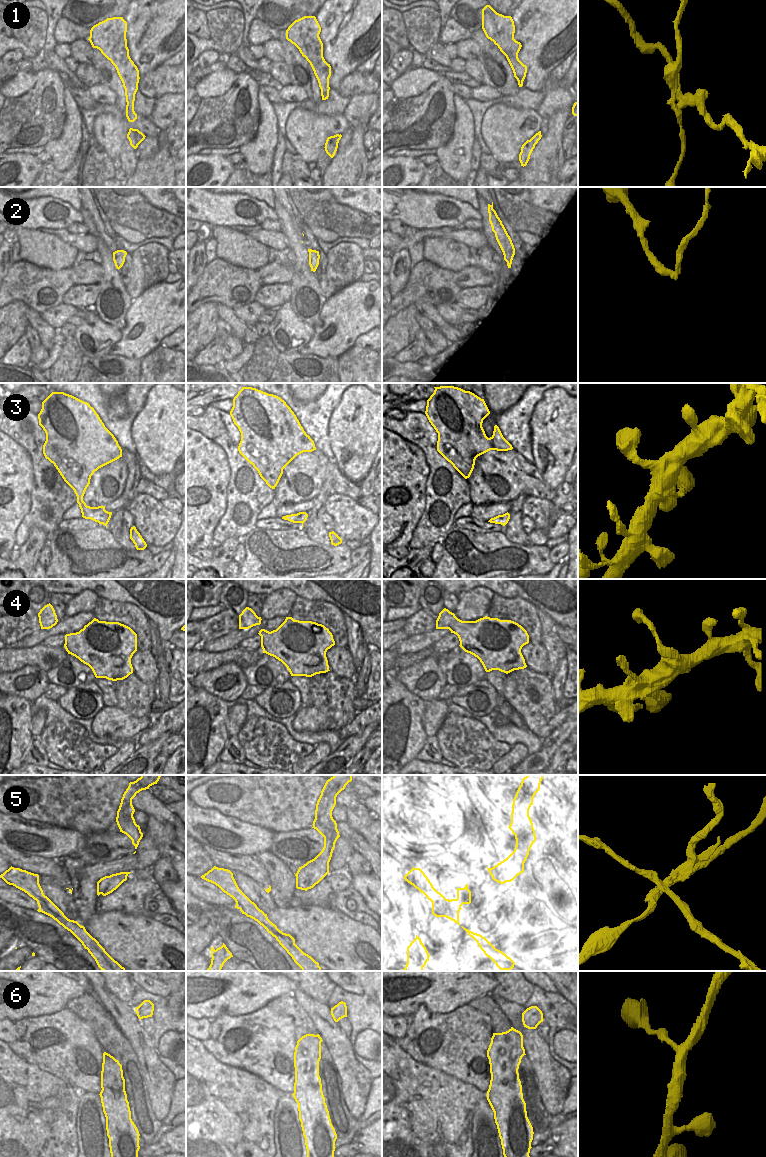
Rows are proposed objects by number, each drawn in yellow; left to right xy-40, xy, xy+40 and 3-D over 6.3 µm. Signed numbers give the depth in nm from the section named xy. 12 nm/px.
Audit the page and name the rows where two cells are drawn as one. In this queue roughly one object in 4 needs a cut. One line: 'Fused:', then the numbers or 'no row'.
Fused: 1, 2, 5.

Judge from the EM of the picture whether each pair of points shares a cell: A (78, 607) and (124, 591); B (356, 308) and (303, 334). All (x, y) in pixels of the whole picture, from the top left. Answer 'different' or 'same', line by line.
A: different
B: different

